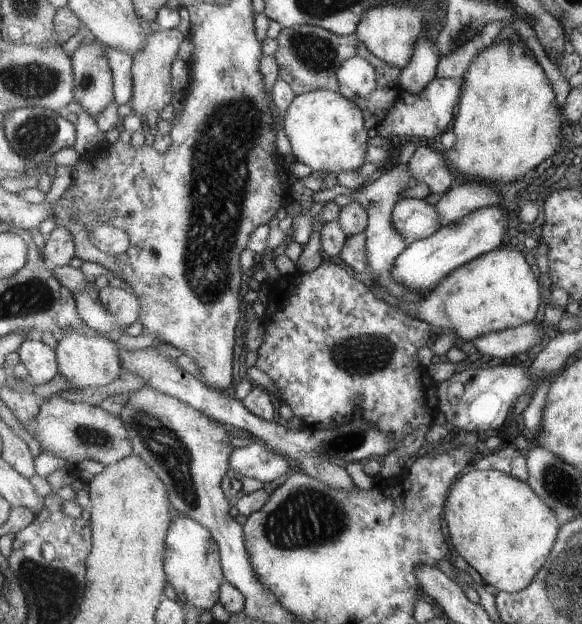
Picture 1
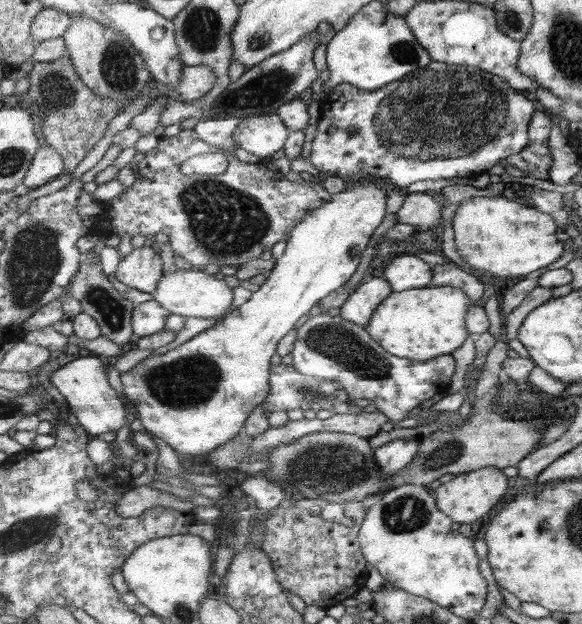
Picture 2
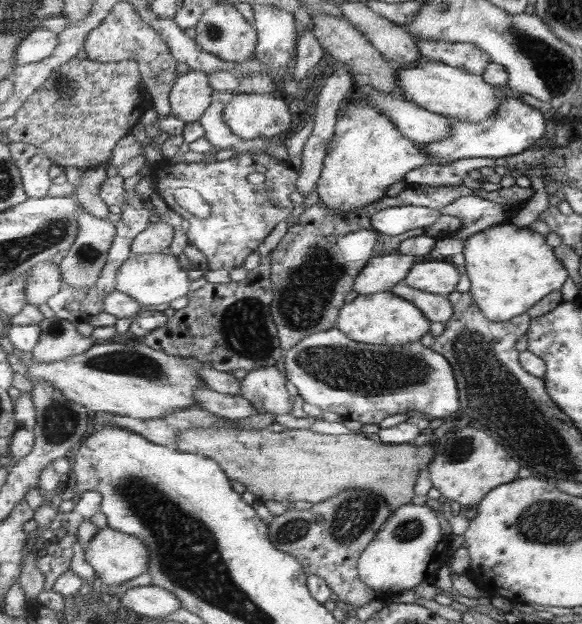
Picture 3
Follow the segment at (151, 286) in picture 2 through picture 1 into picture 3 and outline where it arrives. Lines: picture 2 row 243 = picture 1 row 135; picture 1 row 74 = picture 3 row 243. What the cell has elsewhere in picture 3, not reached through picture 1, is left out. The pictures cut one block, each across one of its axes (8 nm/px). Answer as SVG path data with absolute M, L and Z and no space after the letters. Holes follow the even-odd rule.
M159 221L140 232L133 241L132 254L155 254L165 252L173 244L175 227Z

